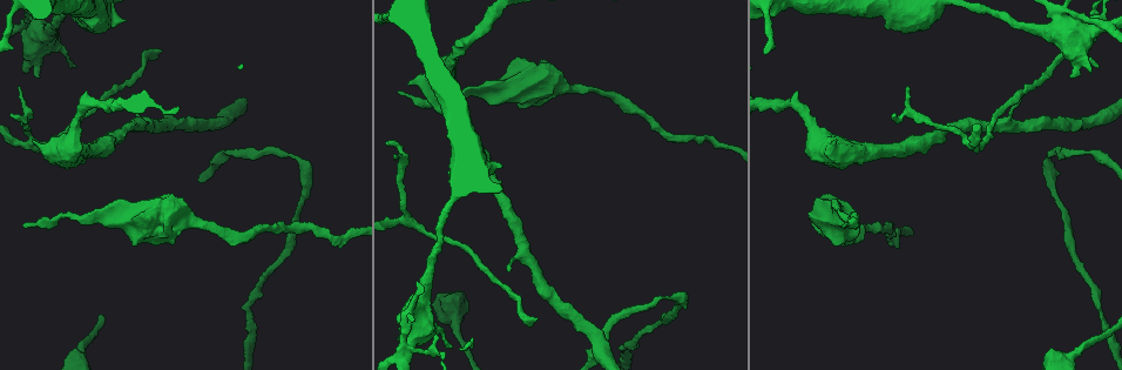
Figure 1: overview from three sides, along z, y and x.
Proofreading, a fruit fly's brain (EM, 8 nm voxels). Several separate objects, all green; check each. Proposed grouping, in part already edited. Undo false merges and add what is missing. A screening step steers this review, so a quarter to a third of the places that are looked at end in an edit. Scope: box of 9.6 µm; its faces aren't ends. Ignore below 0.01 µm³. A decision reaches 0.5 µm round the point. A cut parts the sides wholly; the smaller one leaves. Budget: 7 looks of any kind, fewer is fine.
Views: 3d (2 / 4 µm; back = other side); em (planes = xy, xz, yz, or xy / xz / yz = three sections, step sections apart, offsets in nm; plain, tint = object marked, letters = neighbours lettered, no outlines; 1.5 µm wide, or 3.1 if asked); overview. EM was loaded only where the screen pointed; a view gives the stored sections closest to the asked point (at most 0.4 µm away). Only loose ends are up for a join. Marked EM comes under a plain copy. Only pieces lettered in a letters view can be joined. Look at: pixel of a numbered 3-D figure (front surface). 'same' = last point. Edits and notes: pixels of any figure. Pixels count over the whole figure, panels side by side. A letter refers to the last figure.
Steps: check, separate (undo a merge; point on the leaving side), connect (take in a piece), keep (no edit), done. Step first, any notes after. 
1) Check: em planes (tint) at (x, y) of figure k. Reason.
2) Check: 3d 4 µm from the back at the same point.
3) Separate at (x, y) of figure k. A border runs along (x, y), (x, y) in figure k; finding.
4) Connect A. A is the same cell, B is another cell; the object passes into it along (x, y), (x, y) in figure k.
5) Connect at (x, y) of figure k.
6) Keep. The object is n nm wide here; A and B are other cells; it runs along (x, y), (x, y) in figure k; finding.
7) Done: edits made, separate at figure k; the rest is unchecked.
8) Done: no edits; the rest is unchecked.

Check: 3d 2 µm at (1108, 28) of figure 1. Sudden change in width.

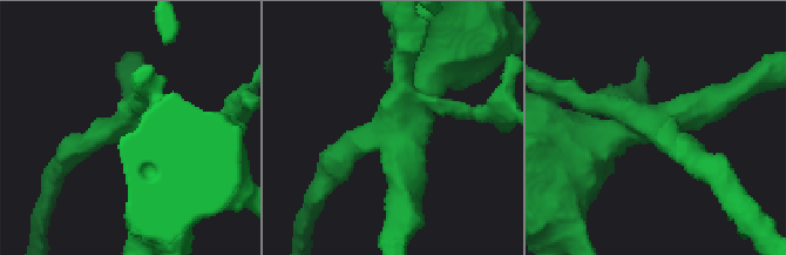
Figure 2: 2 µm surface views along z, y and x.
Check: em xz step 4 (letters) at (650, 126) of figure 2. 3 arms meet here; the arms are 170, 200, 700 nm wide.

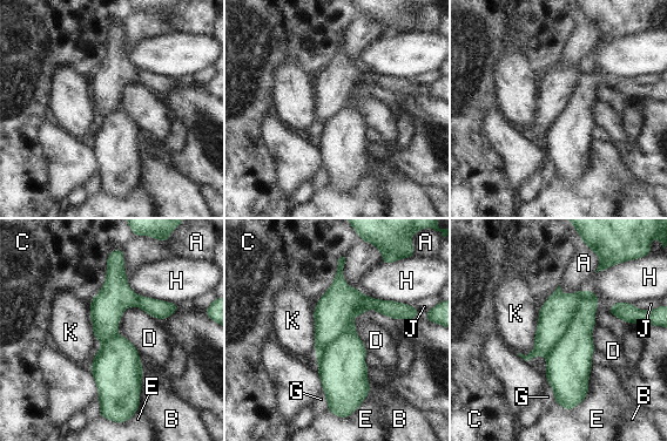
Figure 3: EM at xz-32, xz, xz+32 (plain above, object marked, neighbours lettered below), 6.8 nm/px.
Separate at (556, 313) of figure 3. The longest contact is with H, 400 nm; A, B, C, D, E, G, H, J and K are other cells; a border runs along (584, 290), (567, 330), (545, 354) in figure 3; two neurons meet here.

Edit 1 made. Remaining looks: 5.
Check: overview.

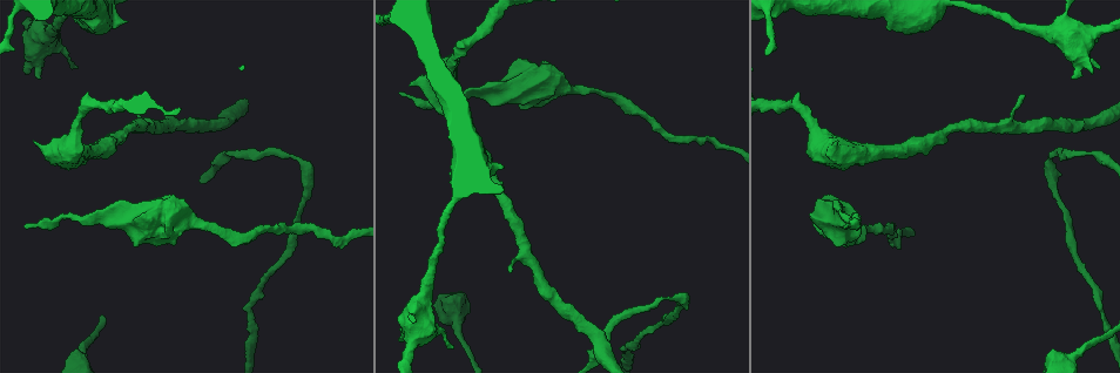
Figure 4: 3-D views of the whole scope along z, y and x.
Check: 3d 2 µm at (465, 93) of figure 4. Thick turns thin.

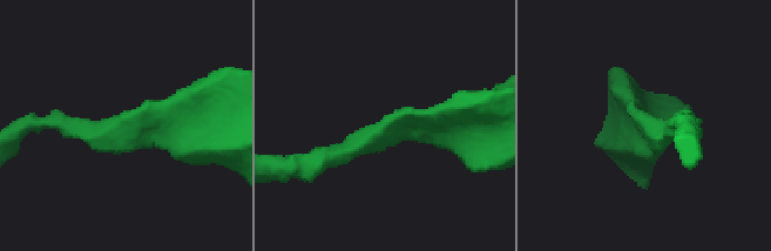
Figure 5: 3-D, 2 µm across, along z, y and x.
Check: em xz step 8 (tint) at (130, 134) of figure 5.

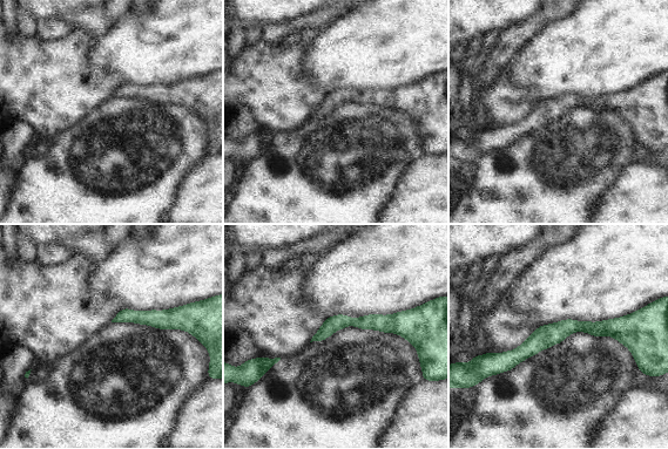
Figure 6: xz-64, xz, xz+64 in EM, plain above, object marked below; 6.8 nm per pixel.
Check: em planes (letters) at the same point.

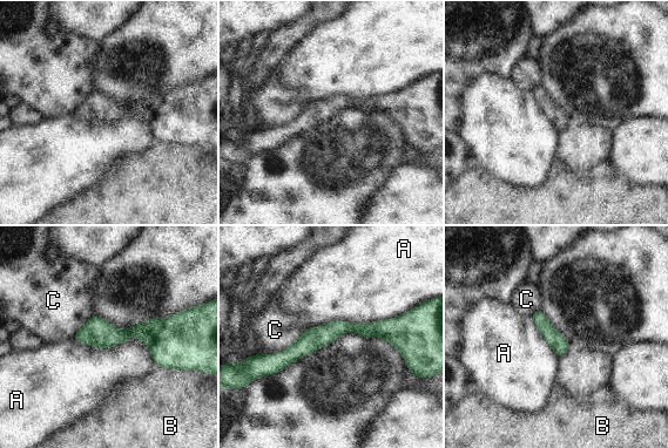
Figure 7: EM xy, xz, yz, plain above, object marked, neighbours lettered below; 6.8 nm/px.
Keep. The longest contact is with A, 700 nm; A, B and C are other cells; it runs along (402, 337), (335, 328), (264, 358) in figure 7; all the same neuron.

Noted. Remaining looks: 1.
Done: edits made, separate at figure 3; the rest is unchecked.

